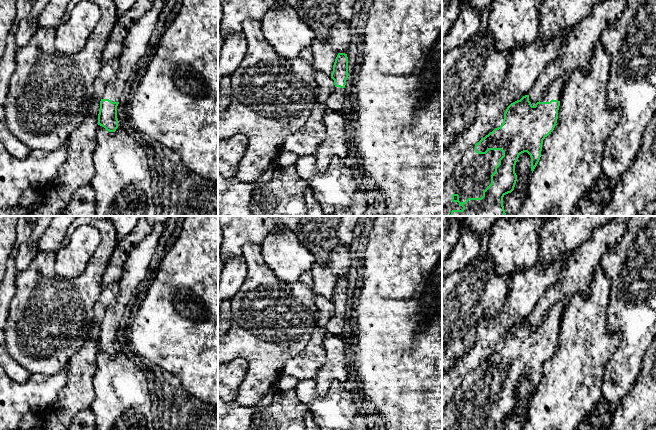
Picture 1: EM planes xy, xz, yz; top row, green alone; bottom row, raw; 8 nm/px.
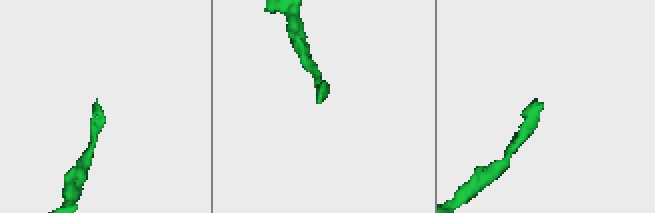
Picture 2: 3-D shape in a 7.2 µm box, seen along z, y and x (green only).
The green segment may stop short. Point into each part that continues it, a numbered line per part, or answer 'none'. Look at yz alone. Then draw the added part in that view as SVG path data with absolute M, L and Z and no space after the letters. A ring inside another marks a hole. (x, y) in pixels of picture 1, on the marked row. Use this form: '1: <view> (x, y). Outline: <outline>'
1: yz (554, 91). Outline: M562 76L557 77L547 88L545 95L540 99L540 102L550 102L553 100L560 101L565 81Z
2: yz (472, 175). Outline: M475 145L468 148L442 188L442 216L451 216L452 210L463 209L458 202L452 201L453 194L459 195L460 202L465 202L468 198L481 198L483 191L491 184L491 175L502 156L501 150L489 150L486 154L478 154L475 152Z

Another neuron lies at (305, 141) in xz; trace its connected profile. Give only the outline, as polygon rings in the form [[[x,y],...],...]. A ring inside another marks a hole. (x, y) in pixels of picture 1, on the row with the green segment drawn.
[[[316,72],[318,85],[317,109],[311,113],[304,126],[286,138],[283,151],[297,156],[313,155],[325,139],[326,125],[323,116],[327,111],[326,101],[335,88],[331,76]]]

